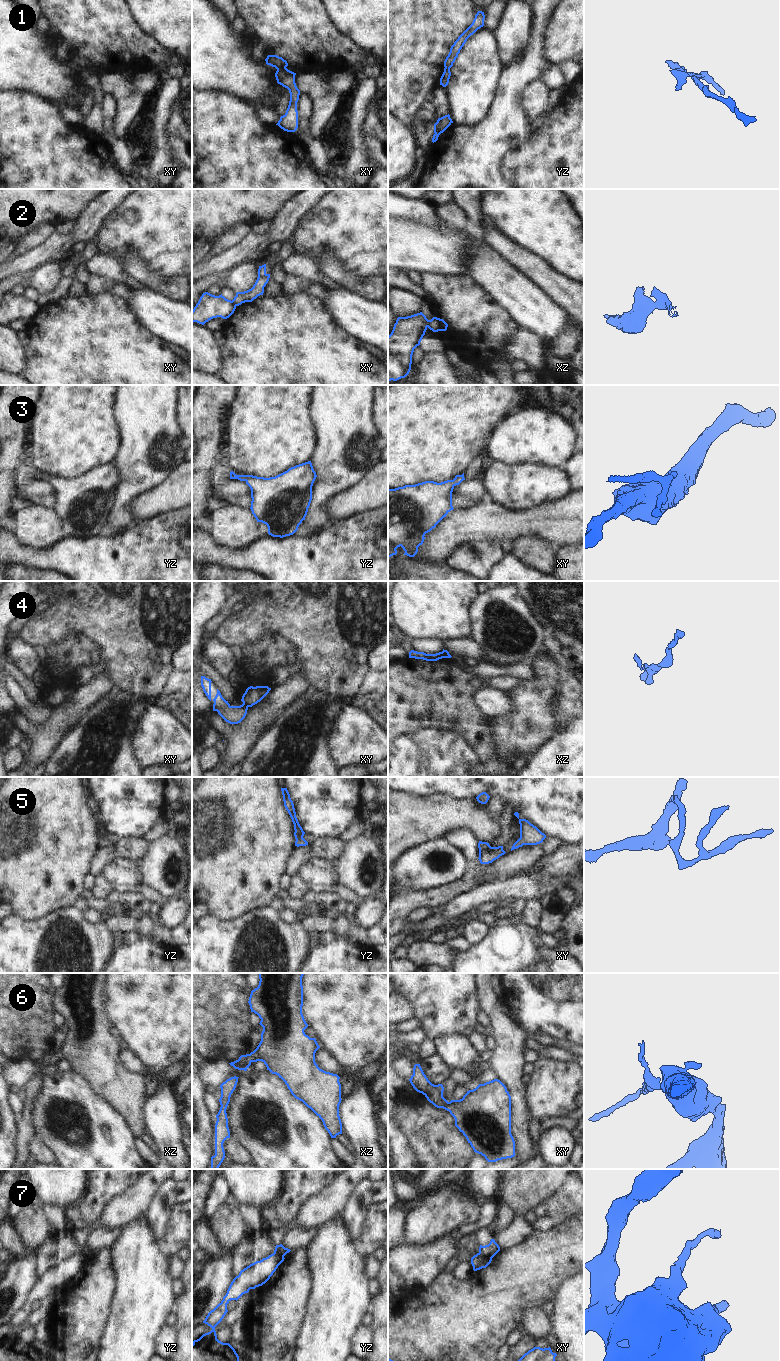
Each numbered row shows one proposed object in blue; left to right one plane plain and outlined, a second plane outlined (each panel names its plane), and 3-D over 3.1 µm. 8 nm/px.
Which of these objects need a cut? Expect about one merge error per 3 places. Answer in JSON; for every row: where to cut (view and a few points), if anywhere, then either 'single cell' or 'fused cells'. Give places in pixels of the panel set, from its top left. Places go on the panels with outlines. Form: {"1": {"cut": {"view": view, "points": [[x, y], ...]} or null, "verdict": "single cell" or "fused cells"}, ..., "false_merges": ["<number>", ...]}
{"1": {"cut": {"view": "xy", "points": [[285, 67], [277, 69]]}, "verdict": "fused cells"}, "2": {"cut": {"view": "xz", "points": [[429, 320], [427, 326]]}, "verdict": "fused cells"}, "3": {"cut": null, "verdict": "single cell"}, "4": {"cut": {"view": "xy", "points": [[243, 703], [247, 707]]}, "verdict": "fused cells"}, "5": {"cut": null, "verdict": "single cell"}, "6": {"cut": null, "verdict": "single cell"}, "7": {"cut": {"view": "xy", "points": [[479, 1252], [492, 1257]]}, "verdict": "fused cells"}, "false_merges": ["1", "2", "4", "7"]}

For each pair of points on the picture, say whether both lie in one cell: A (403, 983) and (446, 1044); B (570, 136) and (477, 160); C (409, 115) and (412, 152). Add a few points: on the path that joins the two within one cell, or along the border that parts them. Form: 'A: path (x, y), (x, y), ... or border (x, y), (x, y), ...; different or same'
A: border (464, 1035), (440, 1034), (432, 1038); different
B: border (527, 138), (503, 160), (502, 170), (506, 175); different
C: border (398, 118), (410, 127); different

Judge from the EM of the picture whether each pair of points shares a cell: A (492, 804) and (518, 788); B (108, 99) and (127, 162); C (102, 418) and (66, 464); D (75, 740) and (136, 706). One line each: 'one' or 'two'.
A: two
B: one
C: one
D: one

